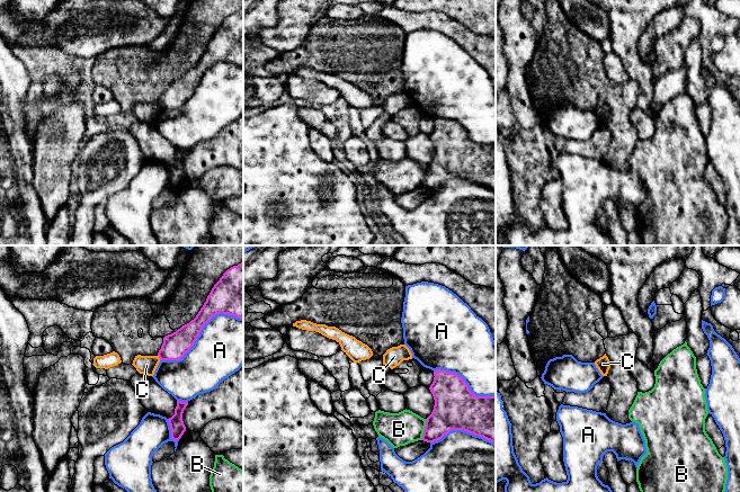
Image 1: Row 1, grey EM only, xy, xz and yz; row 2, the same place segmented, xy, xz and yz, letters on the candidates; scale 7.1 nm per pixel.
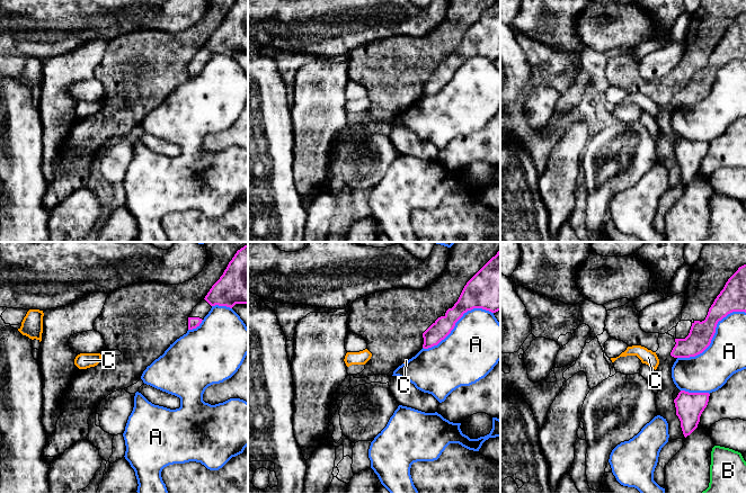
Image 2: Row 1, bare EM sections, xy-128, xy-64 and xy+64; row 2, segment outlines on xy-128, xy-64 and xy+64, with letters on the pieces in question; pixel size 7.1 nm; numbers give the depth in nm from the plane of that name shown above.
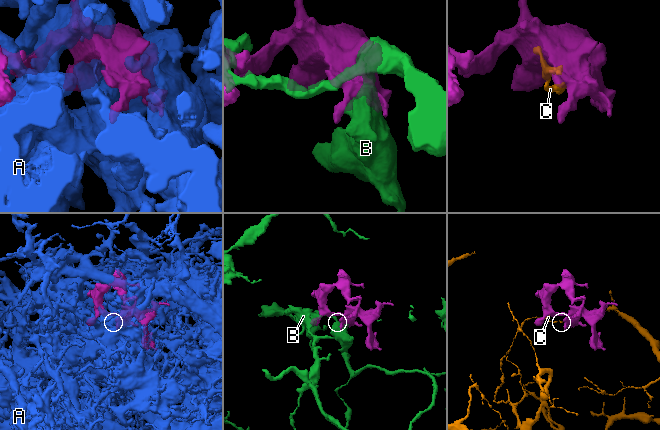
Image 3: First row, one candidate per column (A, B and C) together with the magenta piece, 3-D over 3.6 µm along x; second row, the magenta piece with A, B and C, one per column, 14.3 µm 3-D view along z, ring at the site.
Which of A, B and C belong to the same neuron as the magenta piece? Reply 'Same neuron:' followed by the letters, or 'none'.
Same neuron: none

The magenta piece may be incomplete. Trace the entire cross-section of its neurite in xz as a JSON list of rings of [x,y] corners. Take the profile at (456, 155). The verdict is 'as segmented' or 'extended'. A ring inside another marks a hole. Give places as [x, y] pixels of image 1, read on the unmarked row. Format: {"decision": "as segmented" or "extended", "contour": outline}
{"decision": "as segmented", "contour": [[[437,117],[434,118],[434,124],[429,137],[435,153],[427,166],[421,188],[434,190],[452,178],[464,178],[496,191],[496,144],[476,144],[469,137],[464,127],[455,120]]]}

